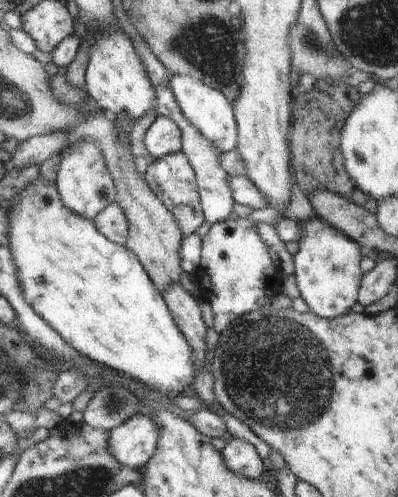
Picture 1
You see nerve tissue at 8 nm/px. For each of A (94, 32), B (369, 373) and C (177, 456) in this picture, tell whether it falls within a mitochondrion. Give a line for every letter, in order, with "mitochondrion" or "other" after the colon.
A: other
B: other
C: other

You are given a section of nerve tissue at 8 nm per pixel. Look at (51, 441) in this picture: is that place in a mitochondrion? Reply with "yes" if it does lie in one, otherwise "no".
no

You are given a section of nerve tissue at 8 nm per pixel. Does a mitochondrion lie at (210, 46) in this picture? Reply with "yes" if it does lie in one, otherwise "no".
yes

